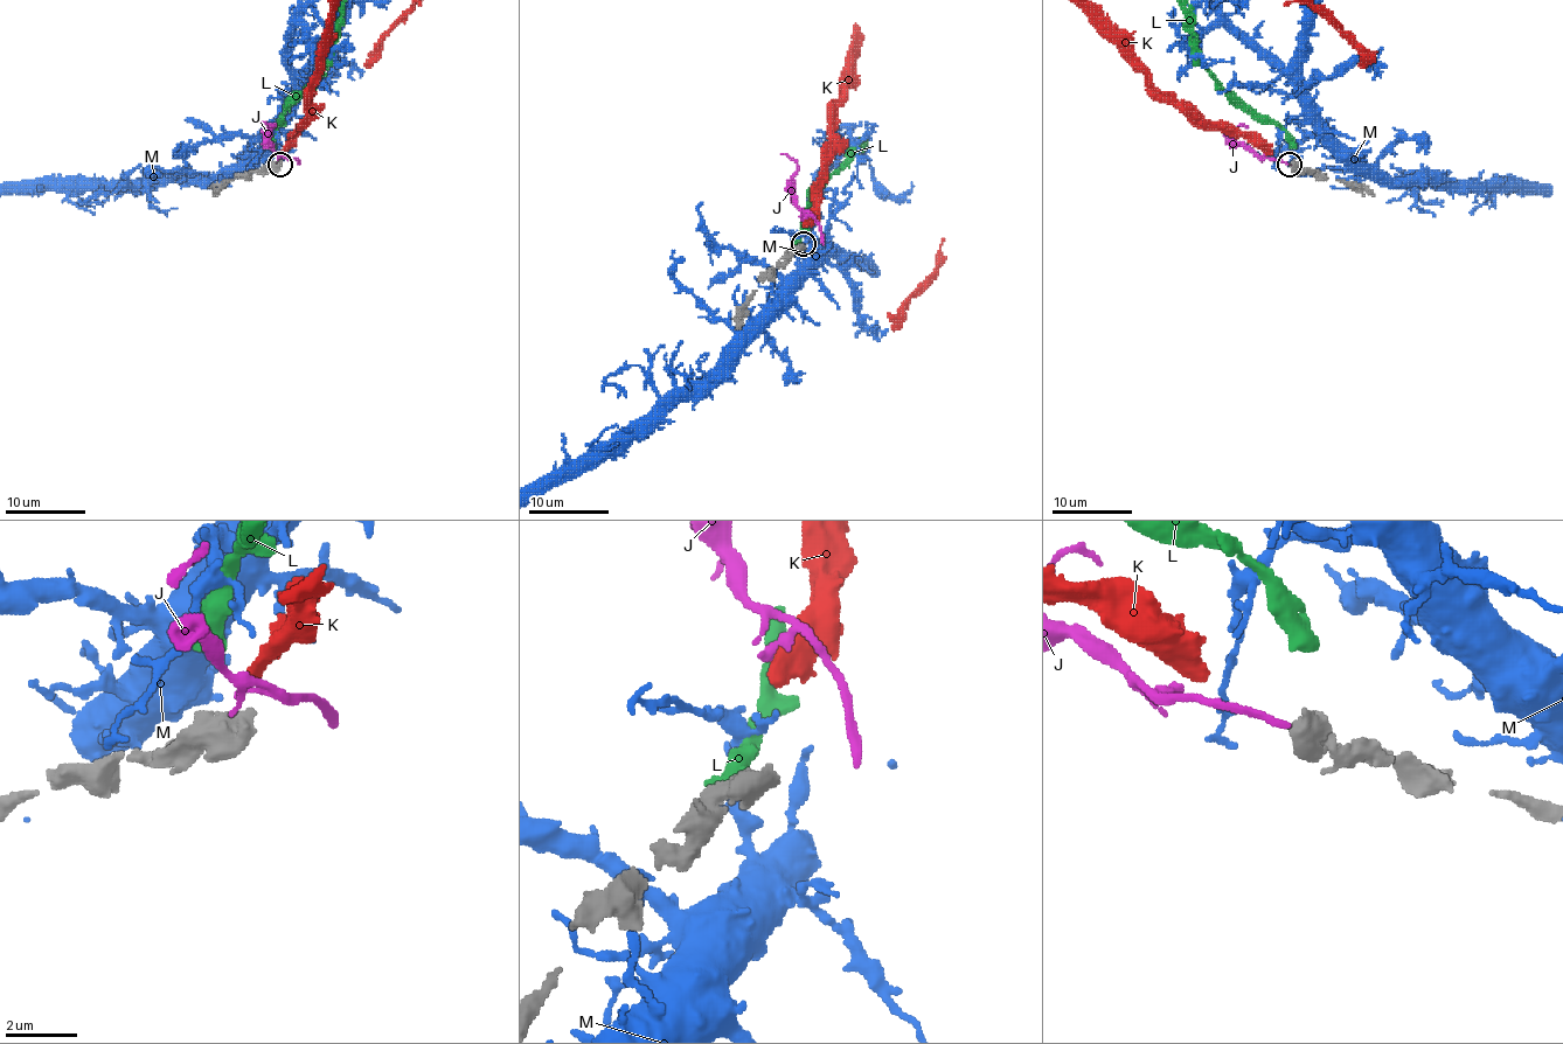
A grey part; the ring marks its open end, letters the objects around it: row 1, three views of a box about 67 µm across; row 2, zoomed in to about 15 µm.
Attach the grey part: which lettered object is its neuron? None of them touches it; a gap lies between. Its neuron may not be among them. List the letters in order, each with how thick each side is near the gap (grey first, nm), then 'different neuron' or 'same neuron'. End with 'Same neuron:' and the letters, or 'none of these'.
J: calibres 550 and 240 nm; different neuron
K: calibres 550 and 420 nm; same neuron
L: calibres 550 and 550 nm; different neuron
M: calibres 550 and 140 nm; different neuron
Same neuron: K

